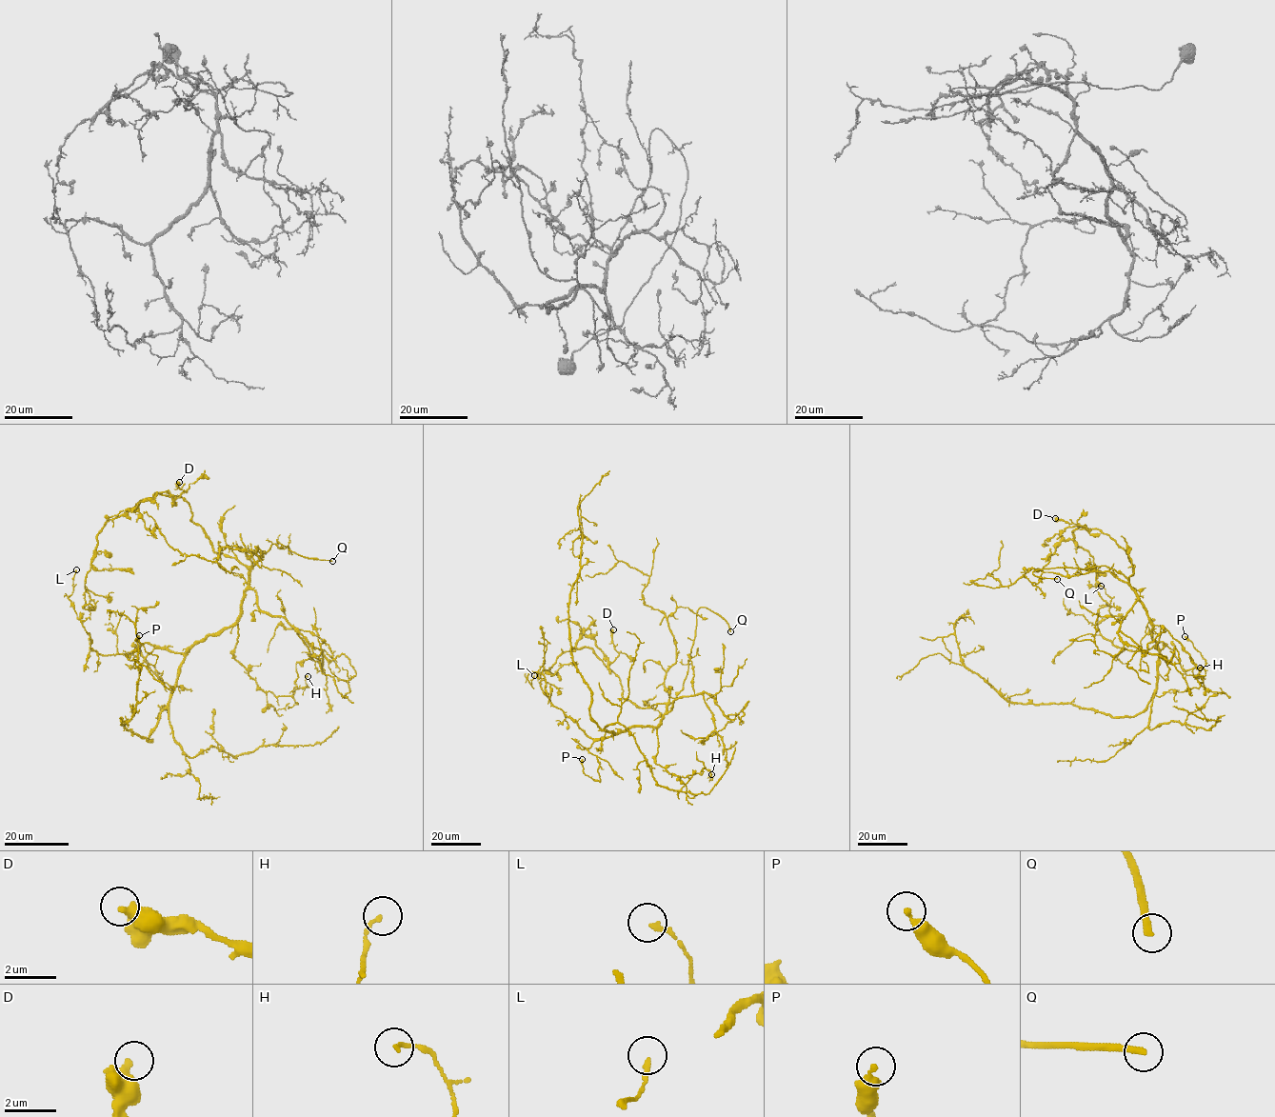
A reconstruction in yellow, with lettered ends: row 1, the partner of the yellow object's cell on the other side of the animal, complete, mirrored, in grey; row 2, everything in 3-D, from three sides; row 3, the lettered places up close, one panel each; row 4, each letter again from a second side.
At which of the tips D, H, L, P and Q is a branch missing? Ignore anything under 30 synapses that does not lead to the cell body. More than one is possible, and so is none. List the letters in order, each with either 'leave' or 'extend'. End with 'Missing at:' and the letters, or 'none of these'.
D: leave
H: leave
L: leave
P: leave
Q: extend
Missing at: Q

